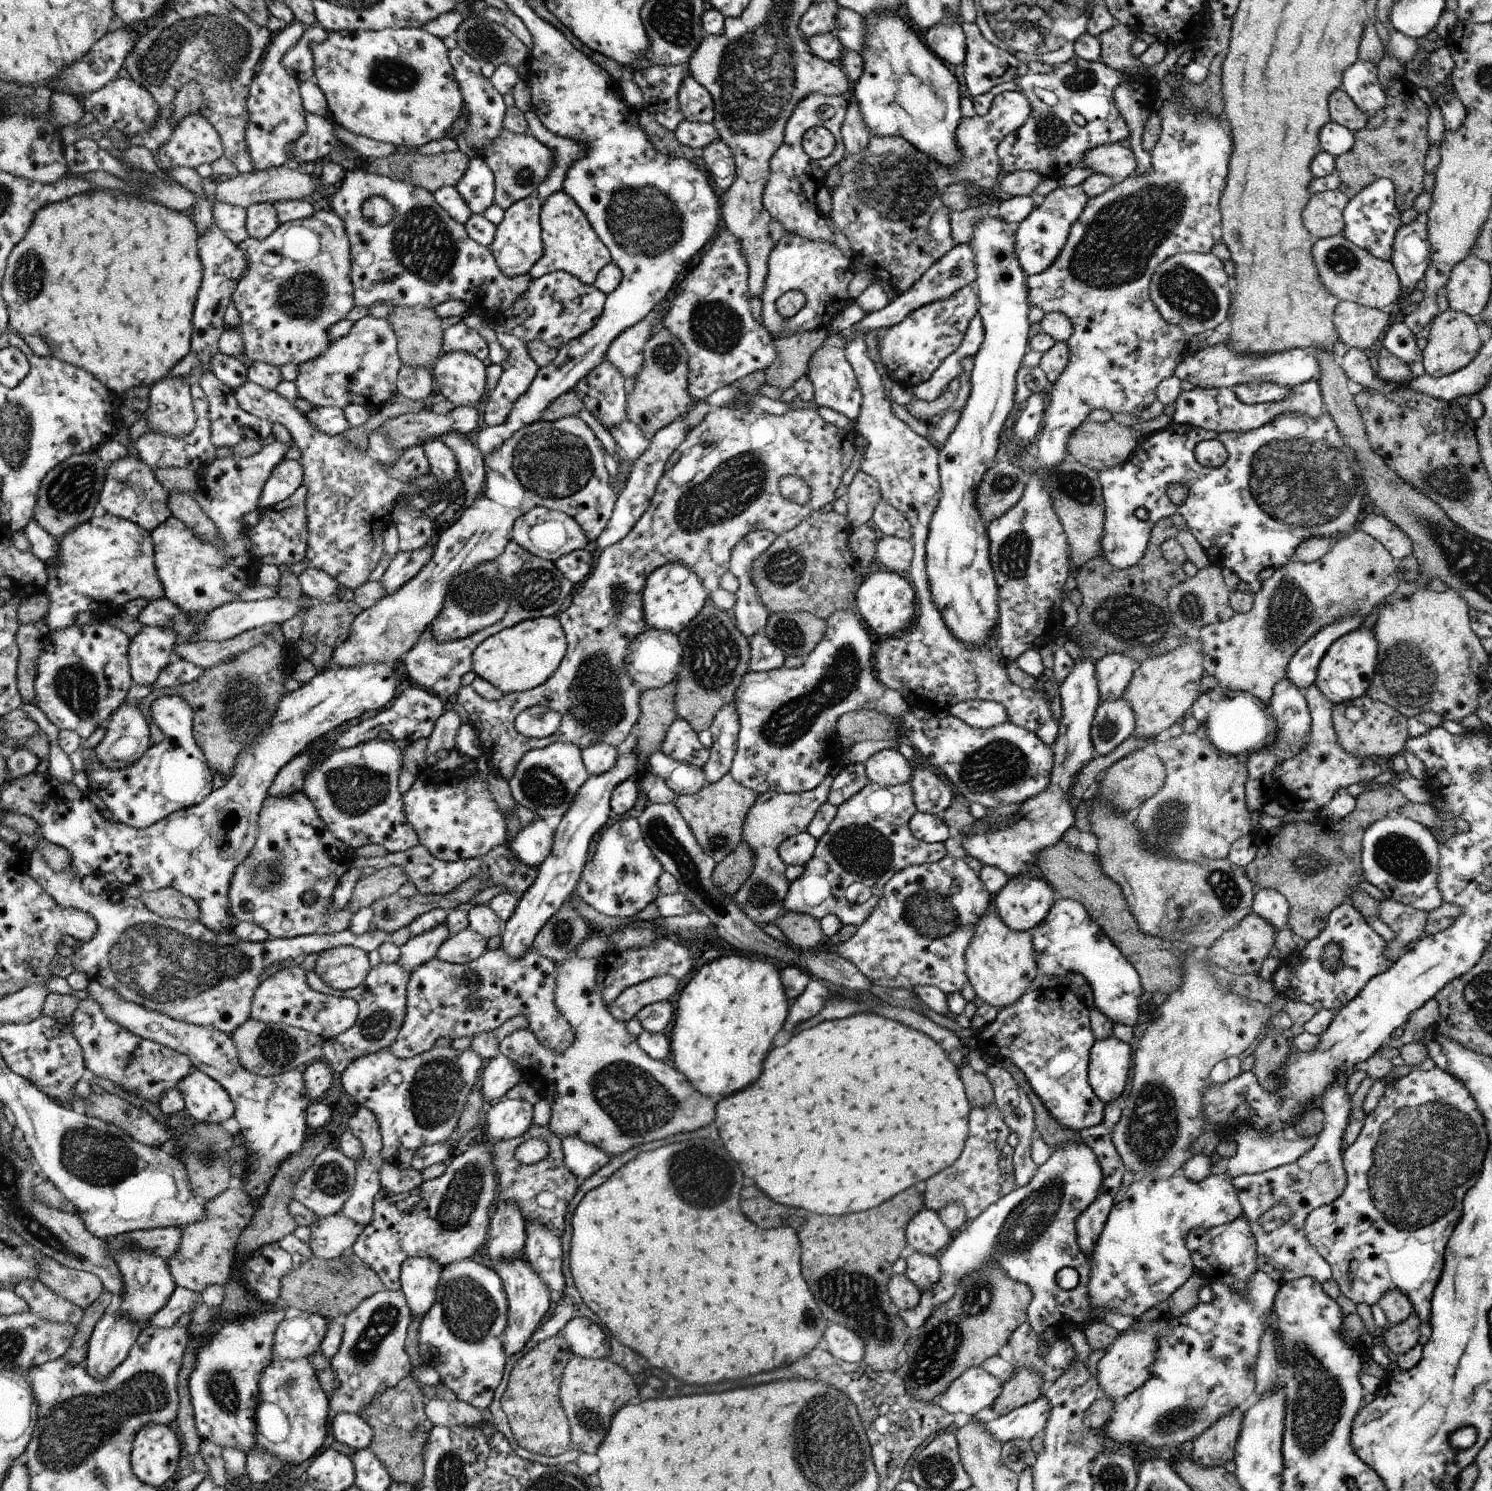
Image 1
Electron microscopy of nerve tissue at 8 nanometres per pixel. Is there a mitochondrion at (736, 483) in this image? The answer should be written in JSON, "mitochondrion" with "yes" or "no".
{"mitochondrion":"yes"}

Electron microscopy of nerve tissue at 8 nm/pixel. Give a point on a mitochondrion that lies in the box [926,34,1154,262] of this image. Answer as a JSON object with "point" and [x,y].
{"point":[1051,130]}

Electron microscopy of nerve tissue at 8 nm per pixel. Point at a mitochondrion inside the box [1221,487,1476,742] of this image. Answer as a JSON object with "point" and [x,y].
{"point":[1410,671]}

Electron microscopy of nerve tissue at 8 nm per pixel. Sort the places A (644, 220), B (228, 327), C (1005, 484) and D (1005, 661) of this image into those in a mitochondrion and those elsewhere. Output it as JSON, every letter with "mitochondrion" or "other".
{"A":"mitochondrion","B":"other","C":"mitochondrion","D":"other"}

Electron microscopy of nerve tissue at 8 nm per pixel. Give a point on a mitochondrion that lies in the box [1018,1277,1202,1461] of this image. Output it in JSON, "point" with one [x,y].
{"point":[1074,1440]}

